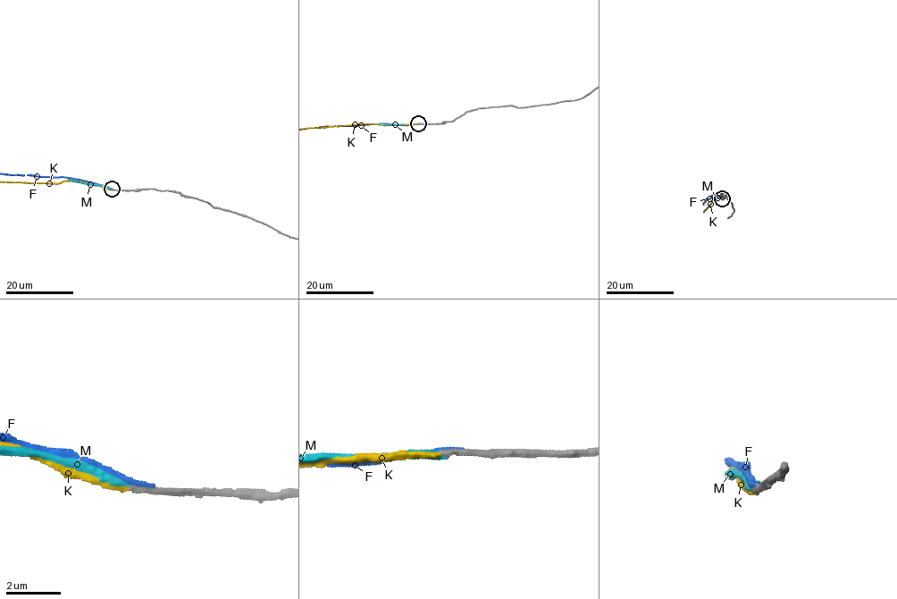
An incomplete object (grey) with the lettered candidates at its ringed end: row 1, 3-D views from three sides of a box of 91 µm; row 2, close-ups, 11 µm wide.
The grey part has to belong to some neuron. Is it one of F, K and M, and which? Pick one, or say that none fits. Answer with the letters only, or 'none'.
M

